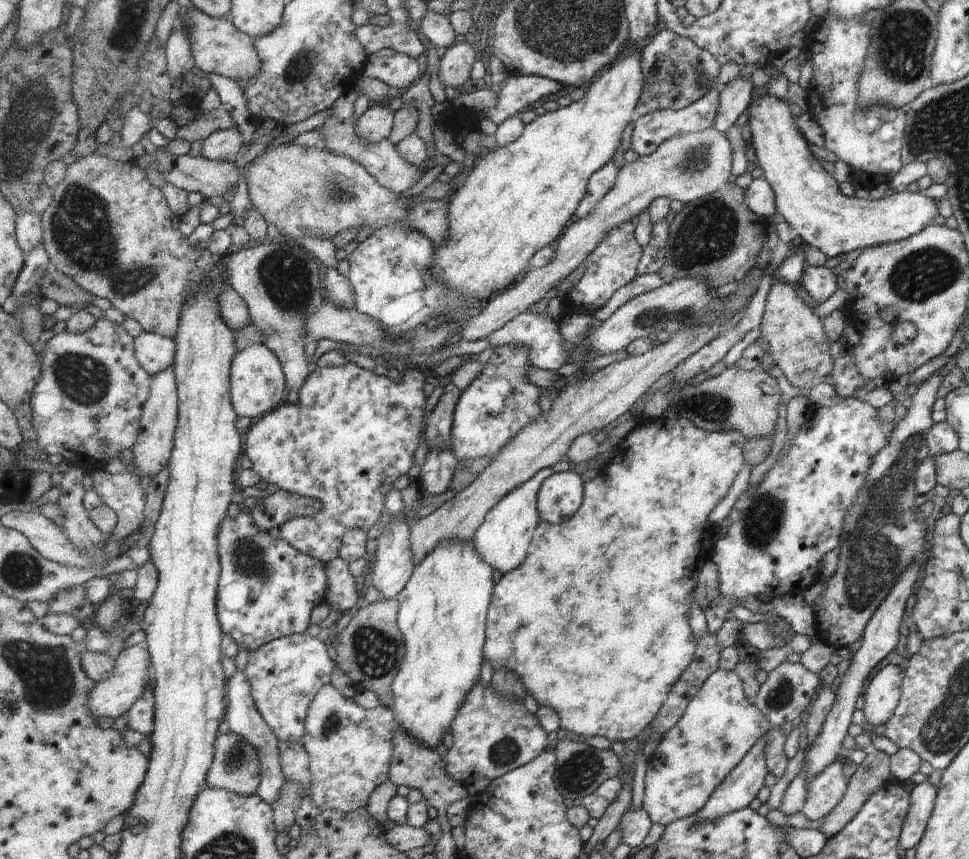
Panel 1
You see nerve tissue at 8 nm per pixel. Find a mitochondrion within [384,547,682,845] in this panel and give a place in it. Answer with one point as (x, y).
(582, 770)

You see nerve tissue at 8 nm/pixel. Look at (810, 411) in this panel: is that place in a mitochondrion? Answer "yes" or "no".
no

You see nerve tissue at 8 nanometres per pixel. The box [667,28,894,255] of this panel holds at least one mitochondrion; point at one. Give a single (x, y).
(697, 161)

